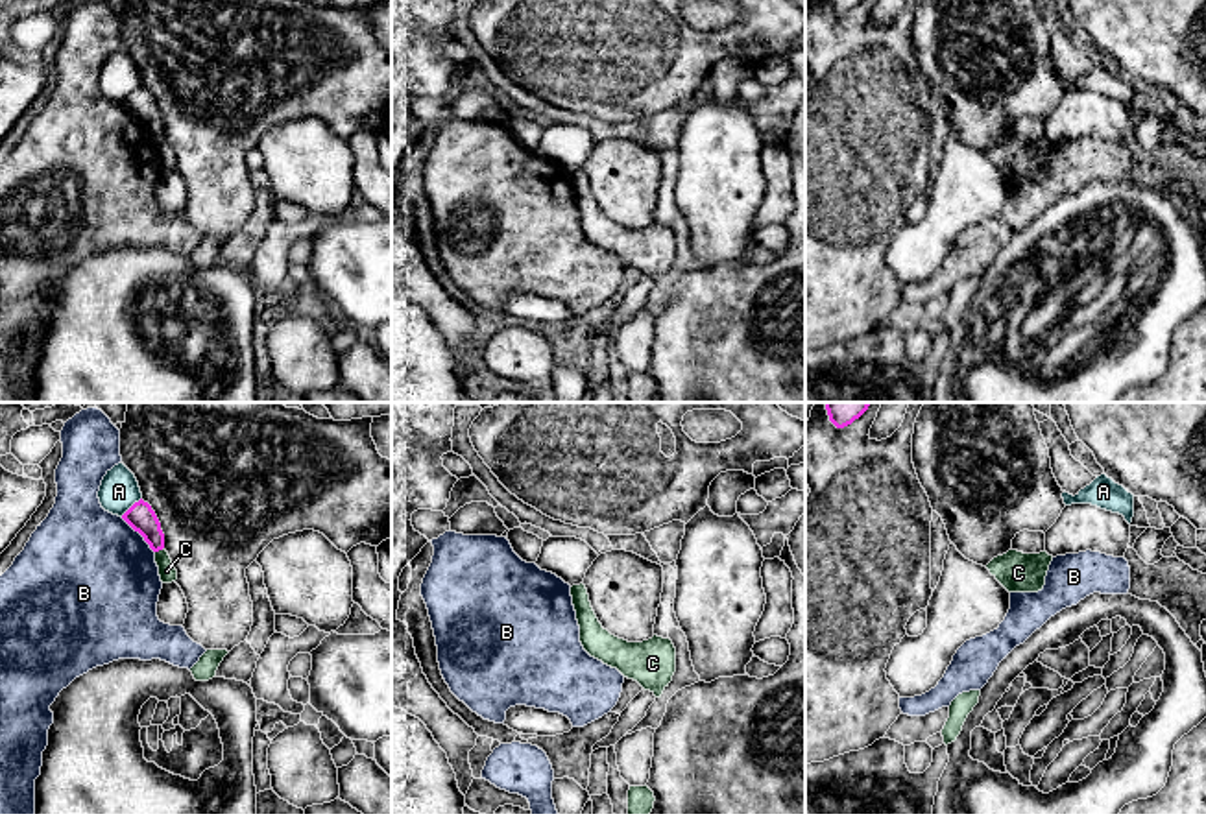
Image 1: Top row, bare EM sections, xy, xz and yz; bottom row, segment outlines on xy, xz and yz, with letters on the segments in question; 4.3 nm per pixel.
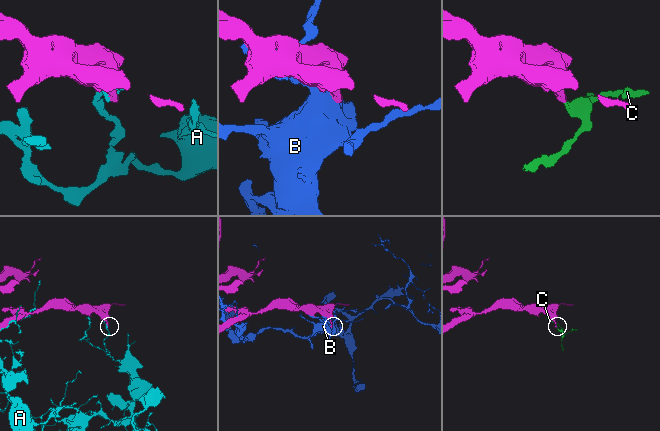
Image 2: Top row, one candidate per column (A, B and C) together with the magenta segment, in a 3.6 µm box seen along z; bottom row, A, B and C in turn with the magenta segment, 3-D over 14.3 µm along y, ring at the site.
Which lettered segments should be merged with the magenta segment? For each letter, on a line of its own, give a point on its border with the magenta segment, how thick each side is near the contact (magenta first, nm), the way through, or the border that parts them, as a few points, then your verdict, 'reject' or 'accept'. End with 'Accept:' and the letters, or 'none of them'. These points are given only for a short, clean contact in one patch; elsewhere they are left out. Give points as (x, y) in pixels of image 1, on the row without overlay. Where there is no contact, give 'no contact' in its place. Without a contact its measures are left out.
A: xy (132, 93) | 120/170 nm | reject
B: xy (139, 119) | 120/480 nm | reject
C: xy (159, 135) | 120/80 nm | along xy (163, 133), (156, 139) | reject
Accept: none of them

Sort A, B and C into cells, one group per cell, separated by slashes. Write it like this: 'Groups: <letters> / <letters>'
Groups: A / B / C

